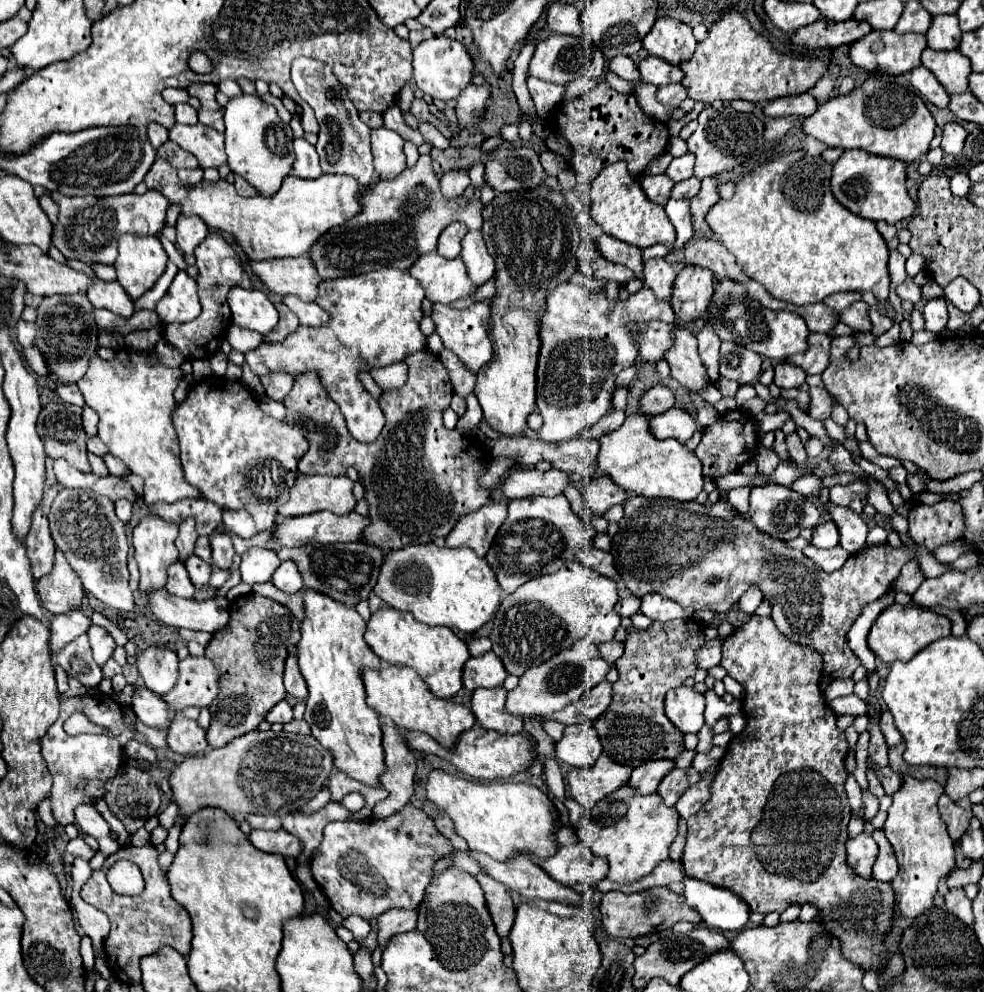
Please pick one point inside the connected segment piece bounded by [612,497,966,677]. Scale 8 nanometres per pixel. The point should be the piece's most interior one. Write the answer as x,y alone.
707,560

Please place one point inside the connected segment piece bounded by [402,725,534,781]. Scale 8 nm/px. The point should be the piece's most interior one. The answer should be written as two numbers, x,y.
478,752

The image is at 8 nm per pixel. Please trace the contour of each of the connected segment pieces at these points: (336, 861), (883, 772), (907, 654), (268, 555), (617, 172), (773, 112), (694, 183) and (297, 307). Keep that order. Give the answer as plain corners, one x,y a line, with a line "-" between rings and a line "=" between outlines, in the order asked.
408,803
402,807
402,811
388,819
330,821
324,827
324,841
318,847
318,855
312,859
310,865
314,881
318,883
334,911
338,911
342,917
358,915
370,921
386,913
388,909
418,907
430,883
434,863
448,855
448,851
452,849
454,847
450,845
450,841
446,841
434,827
434,821
422,809
416,809
412,803
=
884,767
878,773
880,773
880,783
882,783
886,795
894,795
902,787
902,775
892,771
890,767
=
892,603
874,621
874,625
872,625
870,633
868,633
868,645
884,663
910,661
918,651
922,651
930,643
934,643
934,641
938,641
942,637
950,637
952,635
950,629
952,629
952,623
944,615
938,615
934,611
922,609
922,607
916,607
916,605
=
250,547
242,553
240,561
240,575
242,583
254,585
254,583
266,583
270,581
272,573
280,565
278,555
268,547
=
616,161
616,163
604,167
598,173
598,177
590,183
588,195
590,195
592,217
606,235
612,235
638,249
646,249
656,243
672,245
676,241
676,231
674,231
664,207
646,199
642,187
640,187
640,179
636,179
628,173
624,161
=
810,93
792,95
792,97
780,97
764,107
764,113
768,117
784,117
784,115
802,115
808,117
818,109
816,99
=
690,177
686,181
680,181
672,187
670,197
672,199
692,199
694,195
698,195
700,191
700,179
698,177
=
286,295
284,303
298,315
300,325
322,327
322,325
326,325
330,321
328,313
318,303
306,303
300,297
296,297
296,295

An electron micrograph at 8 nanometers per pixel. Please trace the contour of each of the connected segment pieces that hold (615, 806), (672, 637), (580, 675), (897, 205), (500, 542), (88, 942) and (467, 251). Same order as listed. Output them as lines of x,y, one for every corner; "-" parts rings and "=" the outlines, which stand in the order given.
624,785
616,793
596,803
590,811
586,811
576,833
578,839
592,849
594,855
608,861
610,881
634,883
646,877
658,863
668,859
670,843
678,833
678,819
678,811
664,807
658,795
632,795
632,791
628,791
628,785
=
692,619
674,621
654,621
648,629
640,631
628,627
628,639
624,643
624,655
614,663
620,671
614,687
612,707
600,715
598,725
594,723
600,741
604,743
604,753
622,765
638,767
654,759
674,759
684,751
682,733
664,715
664,695
666,691
682,685
682,681
696,671
694,651
704,645
704,623
=
580,639
576,647
568,651
560,651
546,663
528,669
522,677
516,689
508,693
506,699
506,711
516,717
528,717
528,719
544,719
546,715
552,715
566,705
576,703
588,689
604,681
610,665
600,657
598,647
594,643
588,643
586,639
=
860,149
844,151
832,167
830,185
840,205
870,221
886,221
894,225
914,215
914,201
906,191
906,165
896,159
878,157
=
564,495
516,499
508,503
508,517
494,539
486,561
494,569
502,591
508,595
532,577
542,577
558,571
560,563
572,561
576,551
588,547
594,541
594,535
596,533
578,515
572,513
=
82,937
82,945
80,945
80,953
84,959
84,969
86,973
90,973
94,969
94,951
92,951
92,939
90,937
=
468,231
468,235
464,237
464,243
462,243
460,257
464,259
468,275
470,275
470,279
474,279
476,285
486,283
494,275
494,269
496,269
494,259
488,253
482,231

